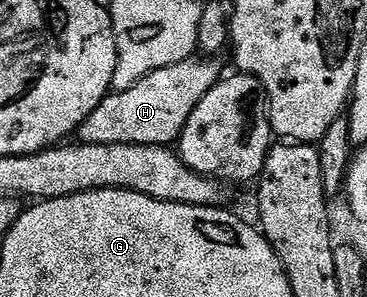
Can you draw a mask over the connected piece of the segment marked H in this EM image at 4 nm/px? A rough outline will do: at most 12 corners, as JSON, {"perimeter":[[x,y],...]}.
{"perimeter":[[190,58],[113,90],[75,136],[173,146],[220,59]]}

